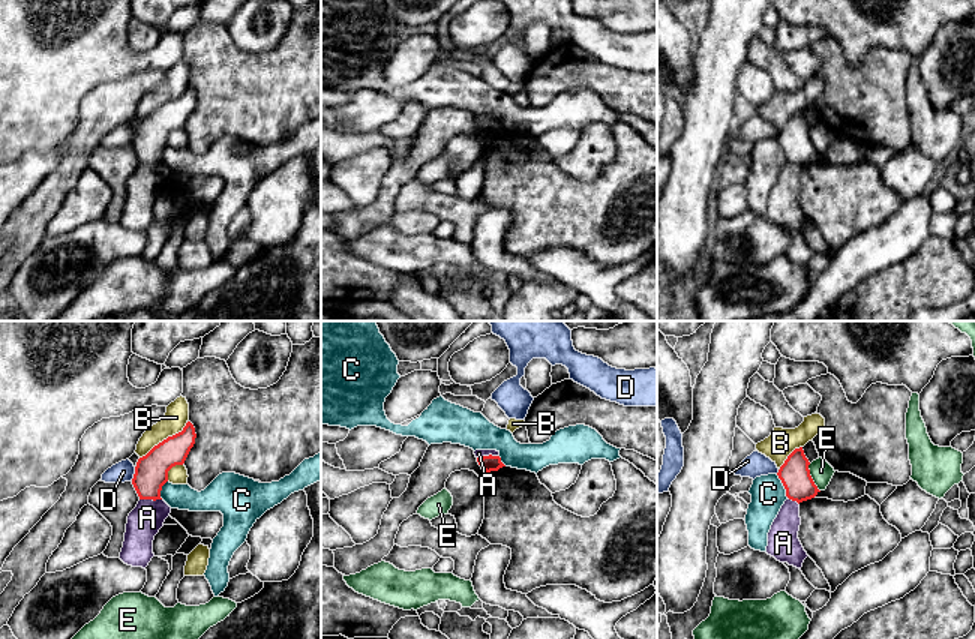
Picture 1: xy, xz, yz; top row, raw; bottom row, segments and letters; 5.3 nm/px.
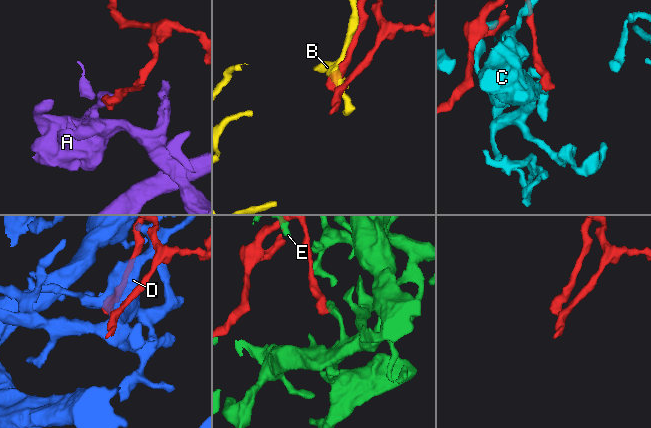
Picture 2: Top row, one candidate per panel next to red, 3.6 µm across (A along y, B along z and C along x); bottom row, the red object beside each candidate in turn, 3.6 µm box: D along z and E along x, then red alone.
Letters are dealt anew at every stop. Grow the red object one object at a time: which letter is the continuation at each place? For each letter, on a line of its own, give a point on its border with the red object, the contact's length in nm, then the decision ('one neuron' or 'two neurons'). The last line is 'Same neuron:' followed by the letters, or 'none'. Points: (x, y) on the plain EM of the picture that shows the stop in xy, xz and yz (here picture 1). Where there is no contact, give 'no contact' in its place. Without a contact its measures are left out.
A: xy (150, 162) | 120 nm | two neurons
B: xy (164, 104) | 320 nm | two neurons
C: yz (783, 149) | 140 nm | two neurons
D: xy (134, 138) | 80 nm | two neurons
E: yz (810, 141) | 160 nm | two neurons
Same neuron: none

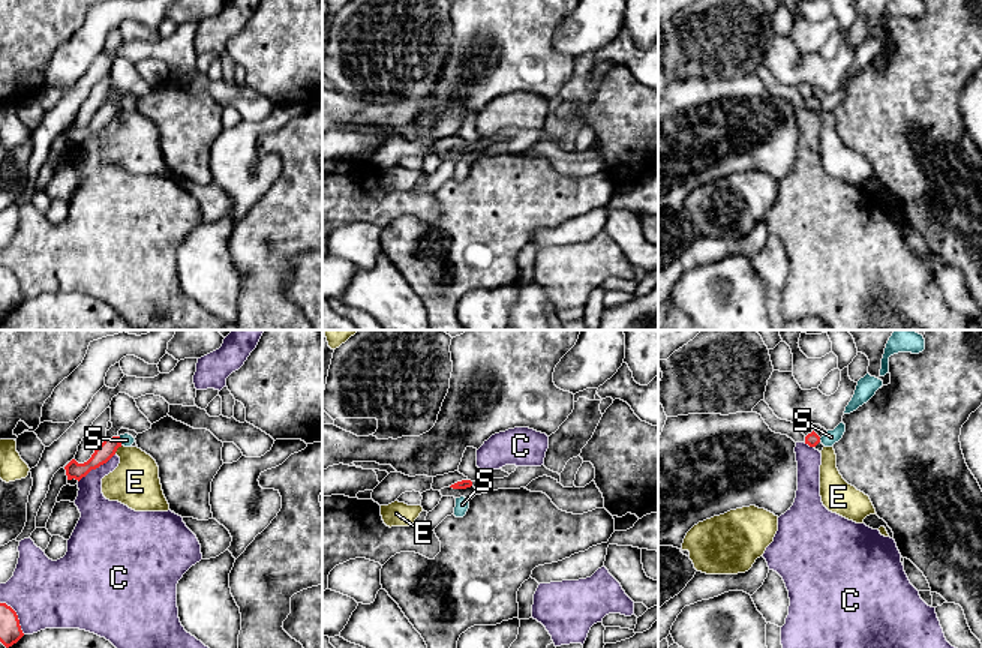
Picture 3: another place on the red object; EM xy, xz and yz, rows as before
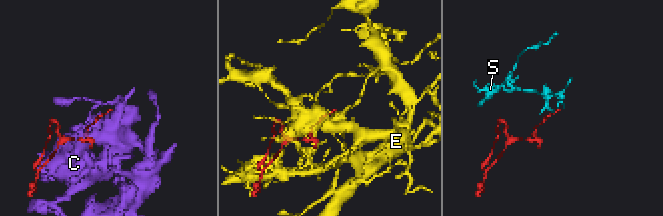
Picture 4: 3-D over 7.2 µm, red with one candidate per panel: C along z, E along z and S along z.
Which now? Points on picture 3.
C: xy (17, 279) | 220 nm | two neurons
E: xy (117, 111) | 60 nm | two neurons
S: xy (119, 105) | 50 nm | two neurons
Same neuron: none

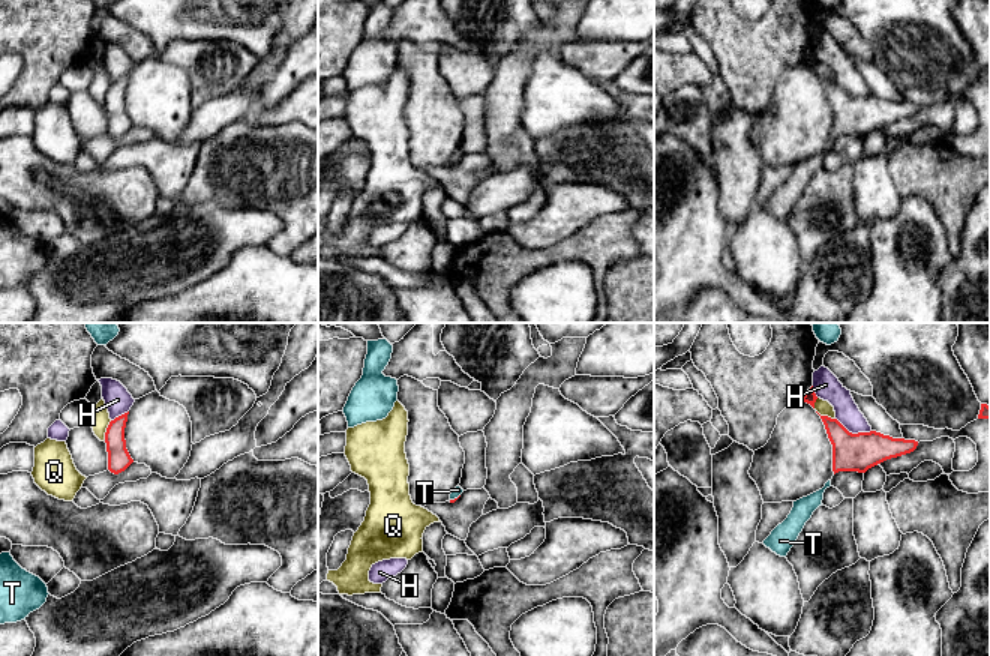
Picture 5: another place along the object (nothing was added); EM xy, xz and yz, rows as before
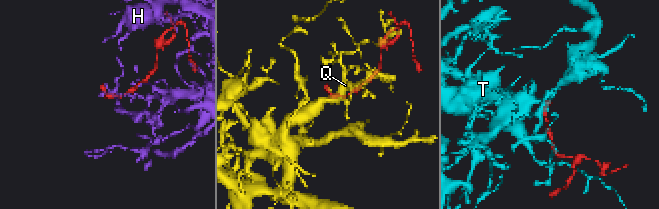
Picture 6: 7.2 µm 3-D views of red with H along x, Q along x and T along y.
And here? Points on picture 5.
H: yz (854, 98) | 200 nm | two neurons
Q: xy (107, 93) | 110 nm | two neurons
T: xz (455, 162) | 70 nm | one neuron
Same neuron: T

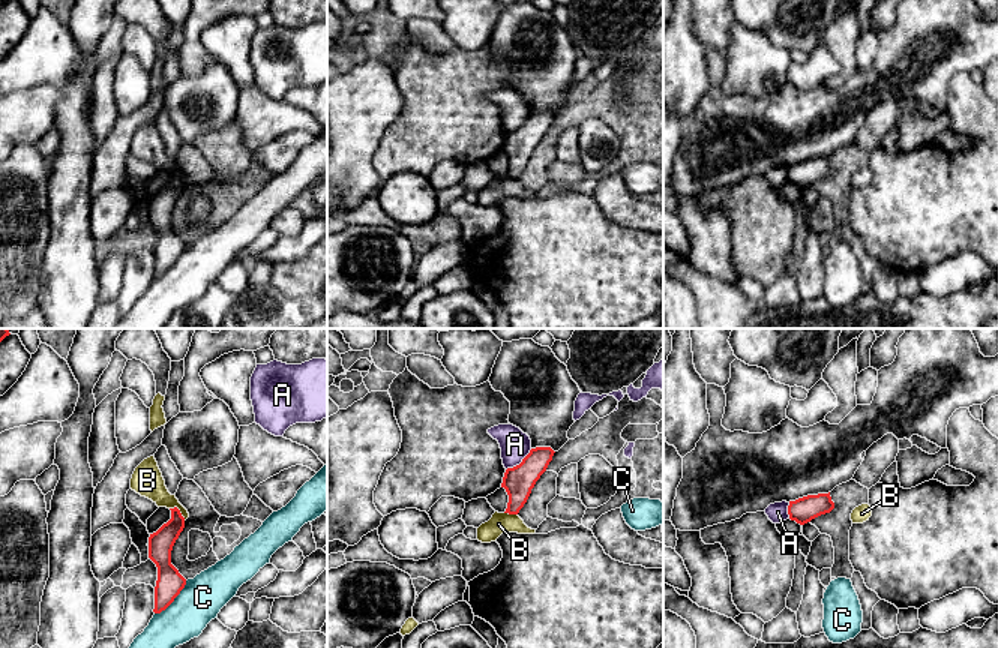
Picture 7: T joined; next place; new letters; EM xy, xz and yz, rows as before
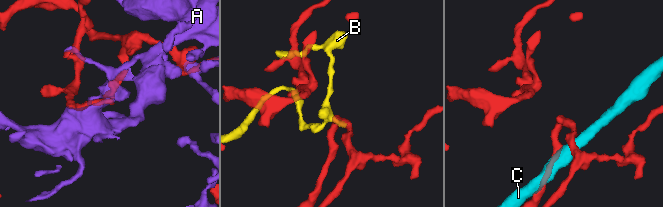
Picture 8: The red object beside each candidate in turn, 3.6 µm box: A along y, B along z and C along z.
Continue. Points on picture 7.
A: xz (521, 126) | 180 nm | two neurons
B: xy (179, 174) | 110 nm | two neurons
C: xy (173, 264) | 260 nm | two neurons
Same neuron: none

